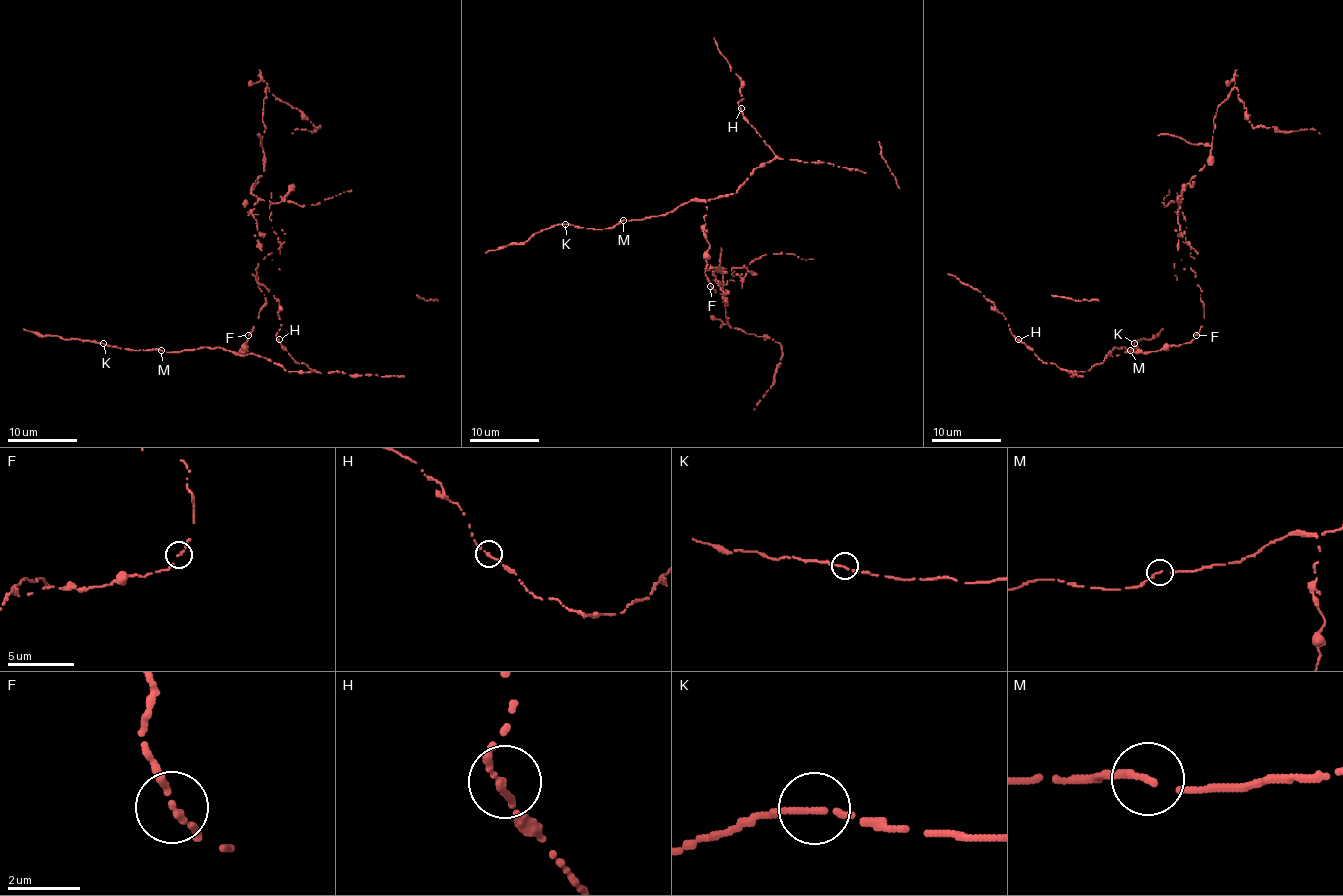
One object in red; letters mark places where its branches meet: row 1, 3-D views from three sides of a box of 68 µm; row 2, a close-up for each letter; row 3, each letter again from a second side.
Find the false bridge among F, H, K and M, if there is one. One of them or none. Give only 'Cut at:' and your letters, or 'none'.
Cut at: F

